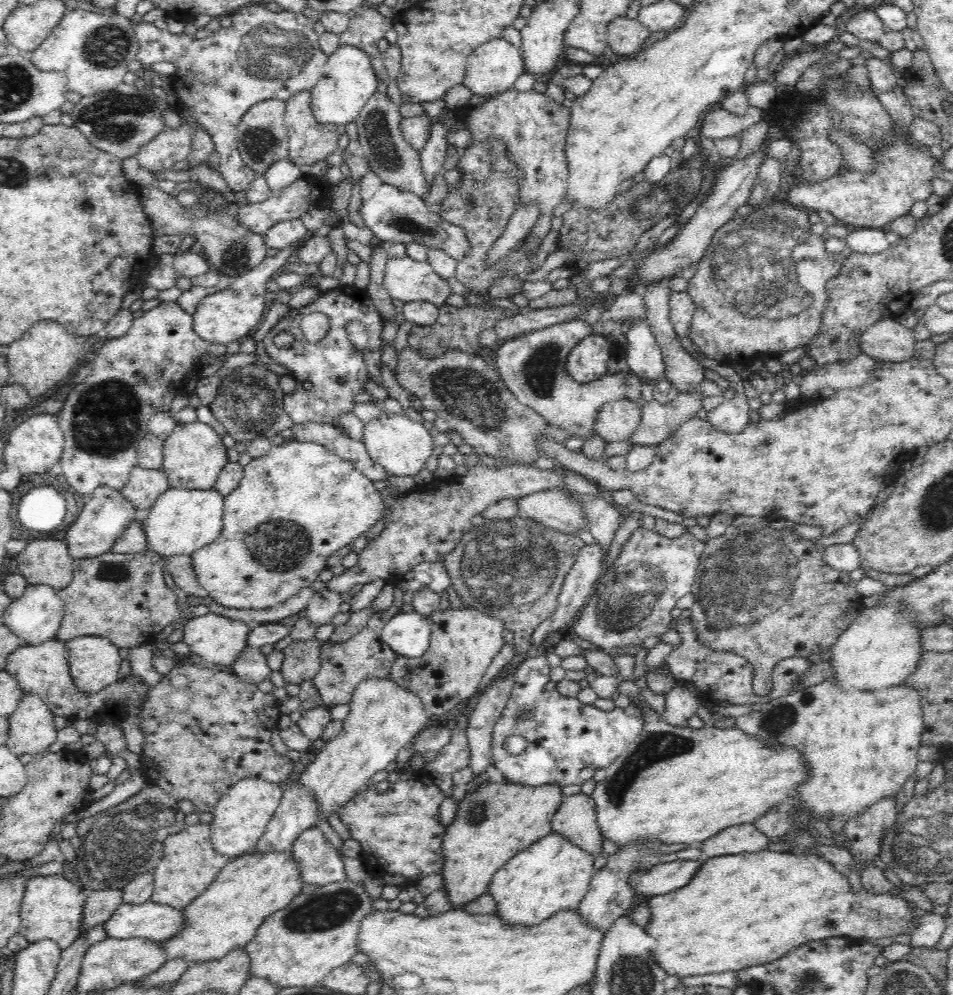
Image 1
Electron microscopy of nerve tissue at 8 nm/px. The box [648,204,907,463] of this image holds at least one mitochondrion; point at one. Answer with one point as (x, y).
(851, 370)

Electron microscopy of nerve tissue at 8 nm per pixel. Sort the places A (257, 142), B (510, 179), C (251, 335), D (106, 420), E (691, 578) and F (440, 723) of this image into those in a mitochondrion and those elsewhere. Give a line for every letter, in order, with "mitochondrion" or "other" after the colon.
A: mitochondrion
B: mitochondrion
C: other
D: mitochondrion
E: mitochondrion
F: other

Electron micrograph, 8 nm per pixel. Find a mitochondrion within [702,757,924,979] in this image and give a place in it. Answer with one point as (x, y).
(879, 915)

